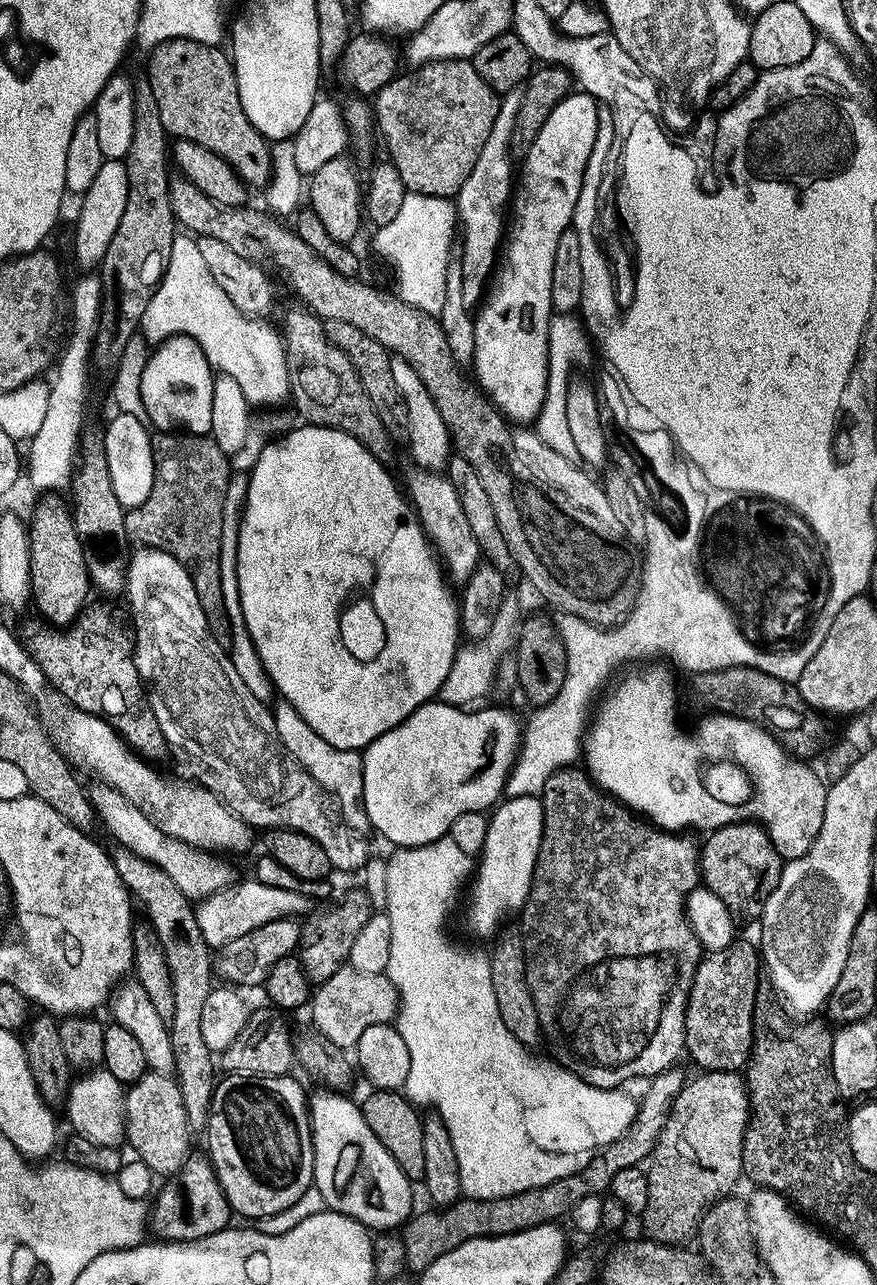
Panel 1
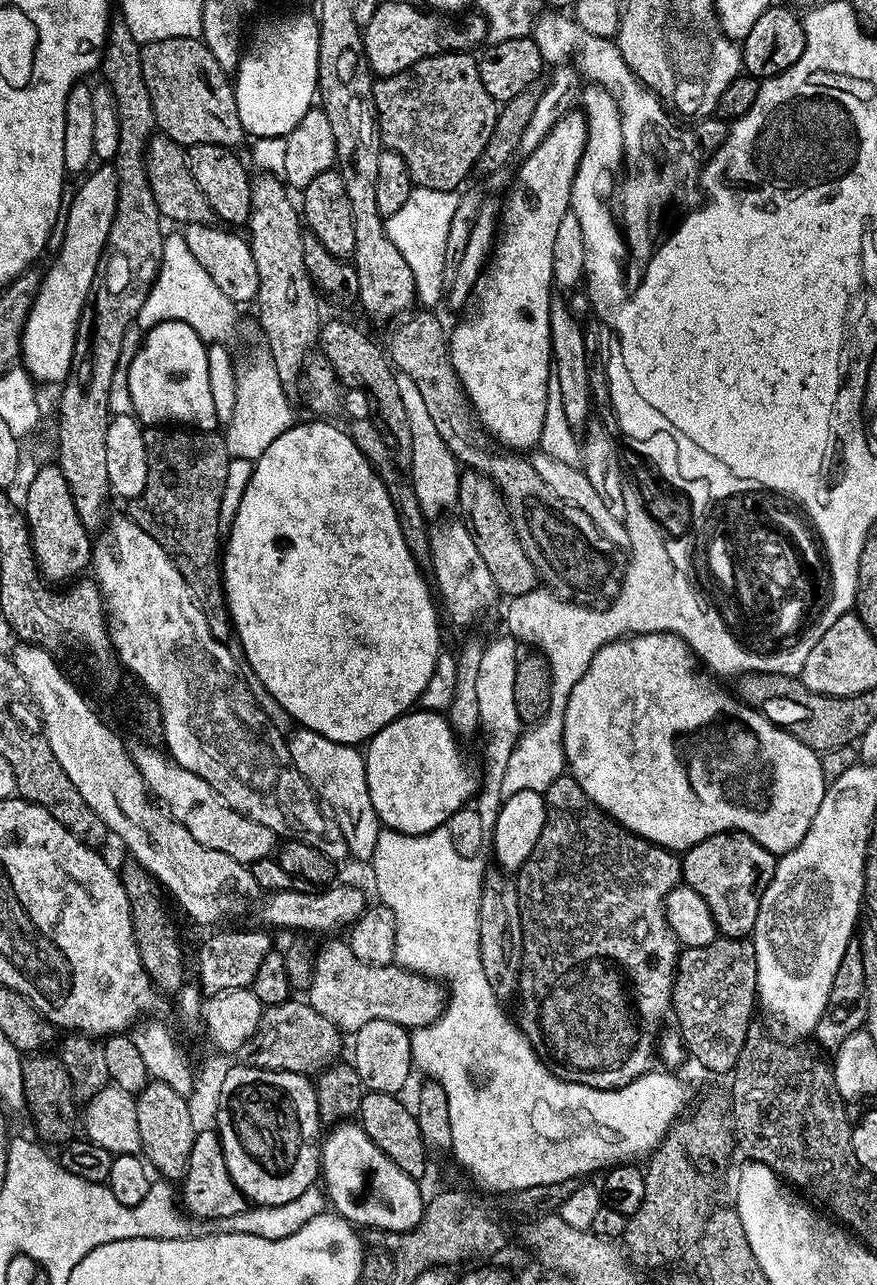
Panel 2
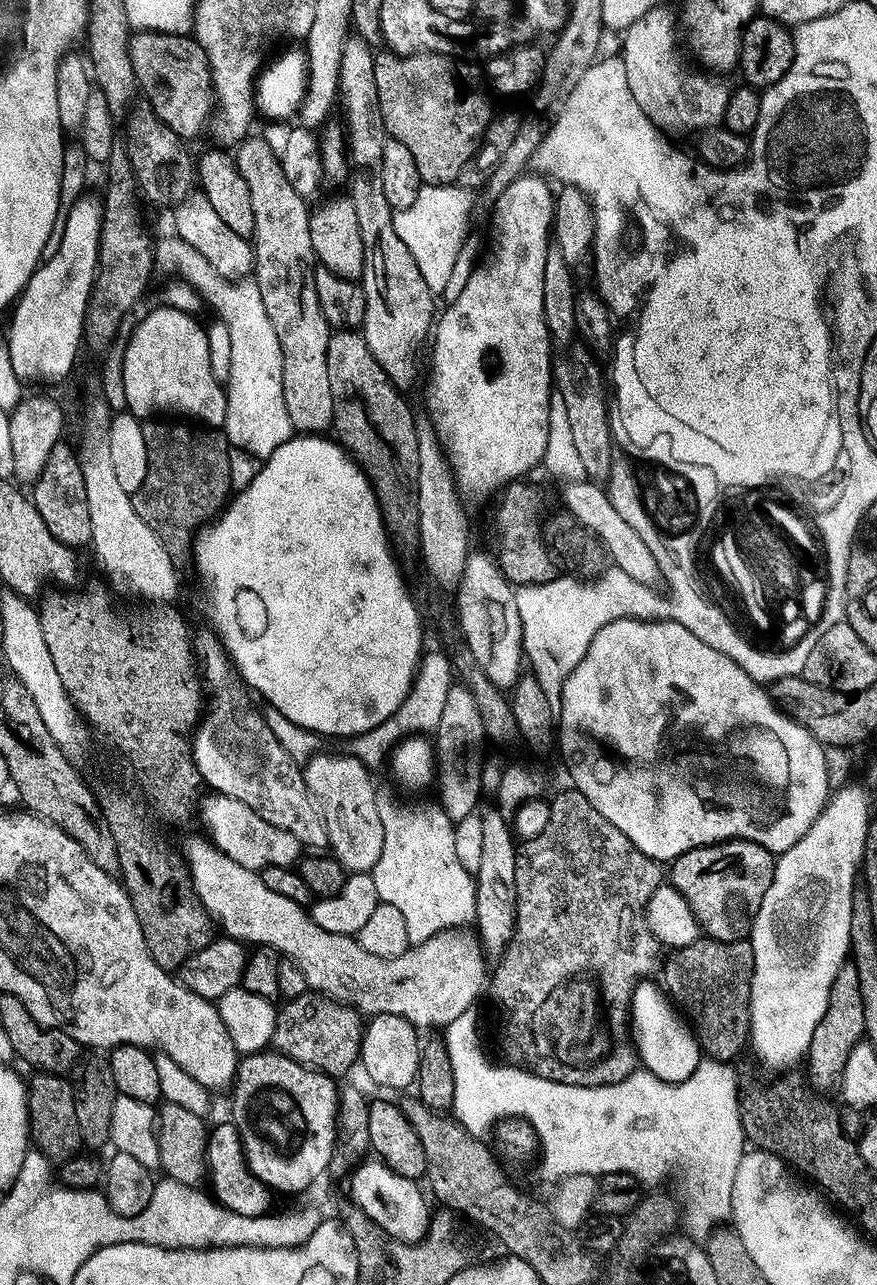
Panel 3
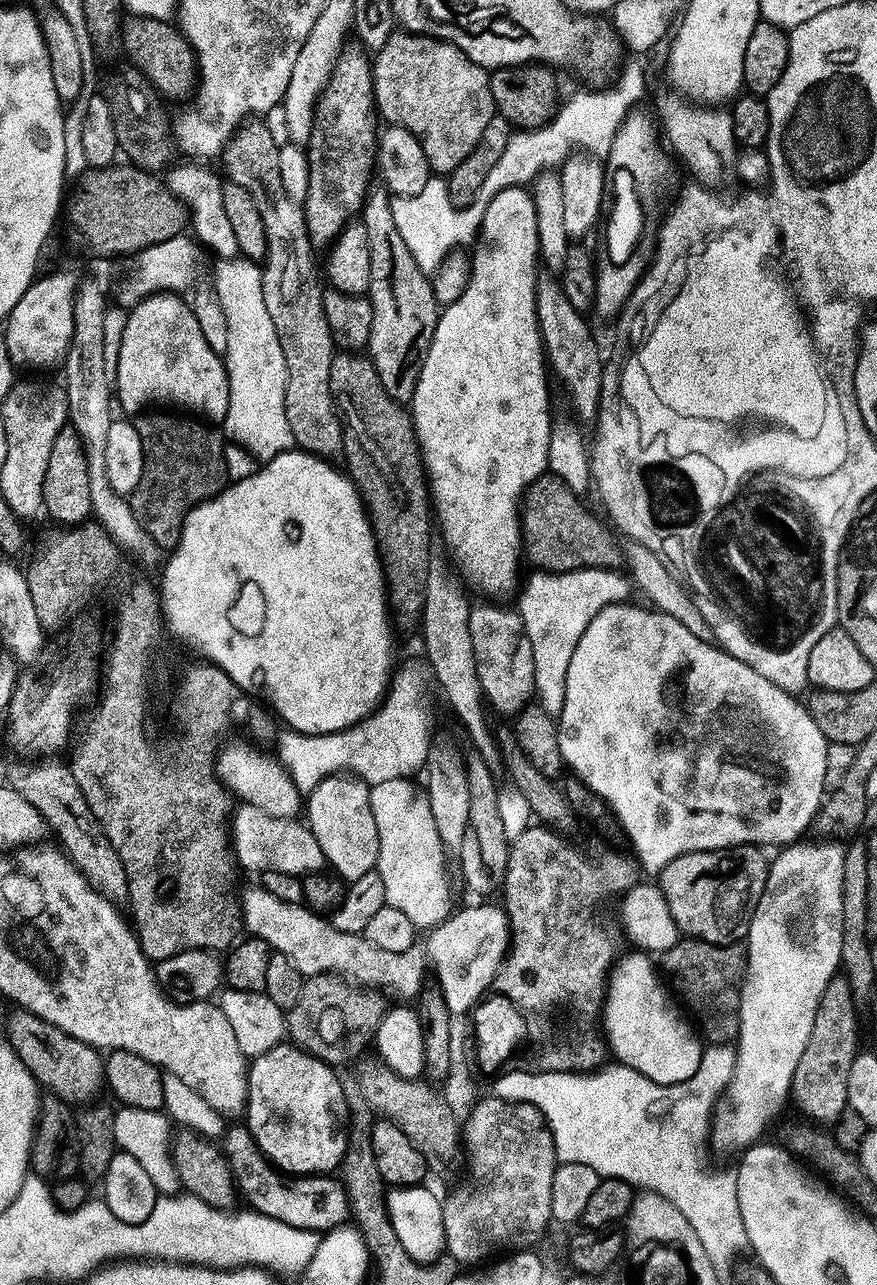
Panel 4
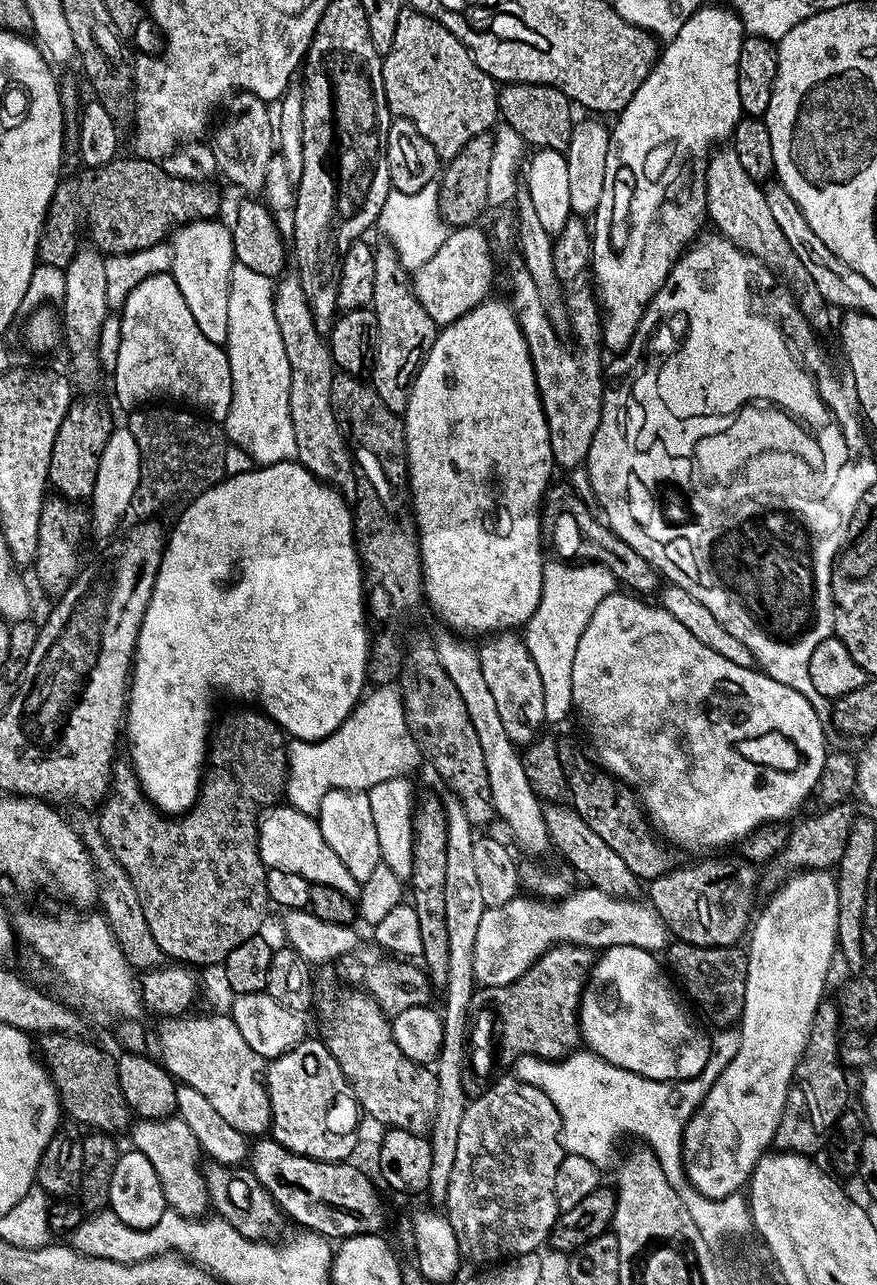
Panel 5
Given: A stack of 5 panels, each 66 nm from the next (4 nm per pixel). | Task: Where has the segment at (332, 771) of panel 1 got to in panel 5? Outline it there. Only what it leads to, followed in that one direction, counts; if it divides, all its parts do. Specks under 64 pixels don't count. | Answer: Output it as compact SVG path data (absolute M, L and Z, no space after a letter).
M335 788L322 798L318 823L322 830L322 838L342 858L346 870L354 874L354 878L363 882L374 868L382 863L378 846L378 829L374 826L374 813L370 811L370 798L367 791L348 792L344 788Z

